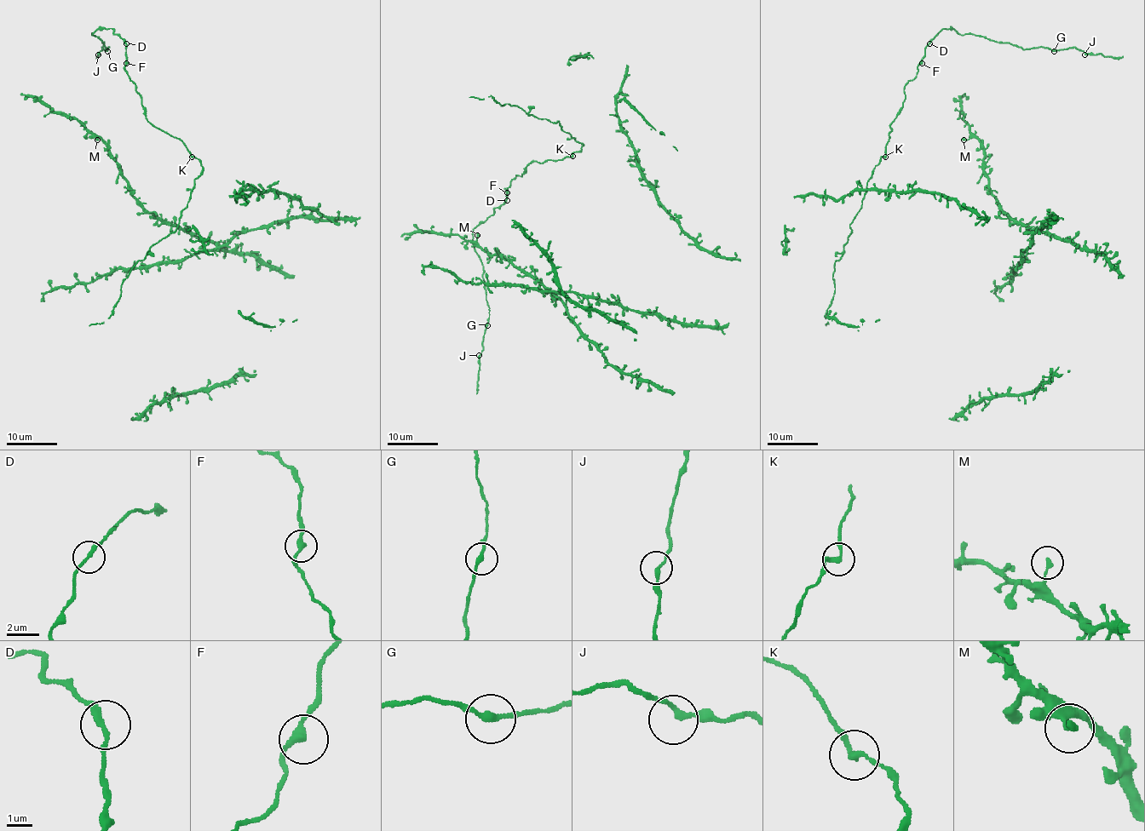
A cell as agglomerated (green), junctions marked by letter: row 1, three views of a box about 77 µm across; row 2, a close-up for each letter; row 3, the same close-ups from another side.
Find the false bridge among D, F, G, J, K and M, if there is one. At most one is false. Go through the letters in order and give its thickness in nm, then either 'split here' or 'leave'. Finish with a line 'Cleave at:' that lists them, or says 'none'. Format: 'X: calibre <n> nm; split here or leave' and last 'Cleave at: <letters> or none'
D: calibre 220 nm; leave
F: calibre 280 nm; leave
G: calibre 240 nm; leave
J: calibre 200 nm; leave
K: calibre 260 nm; leave
M: calibre 280 nm; leave
Cleave at: none

